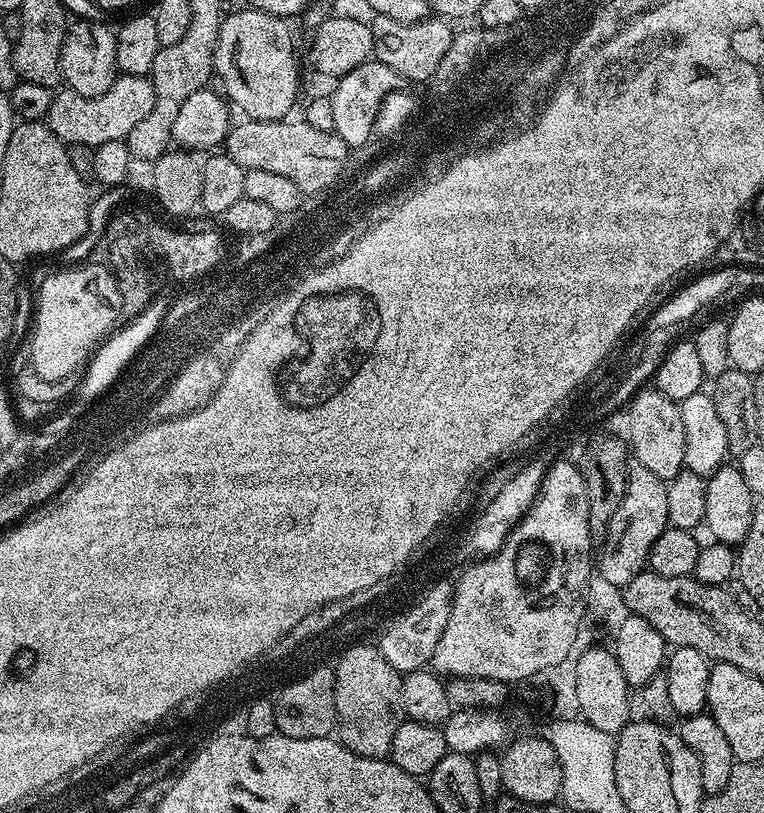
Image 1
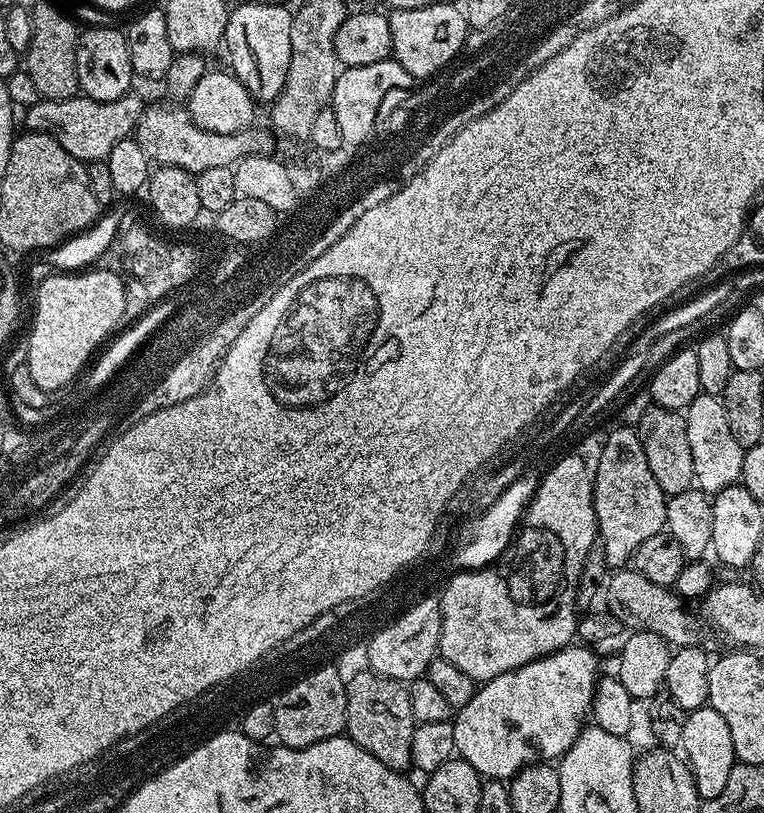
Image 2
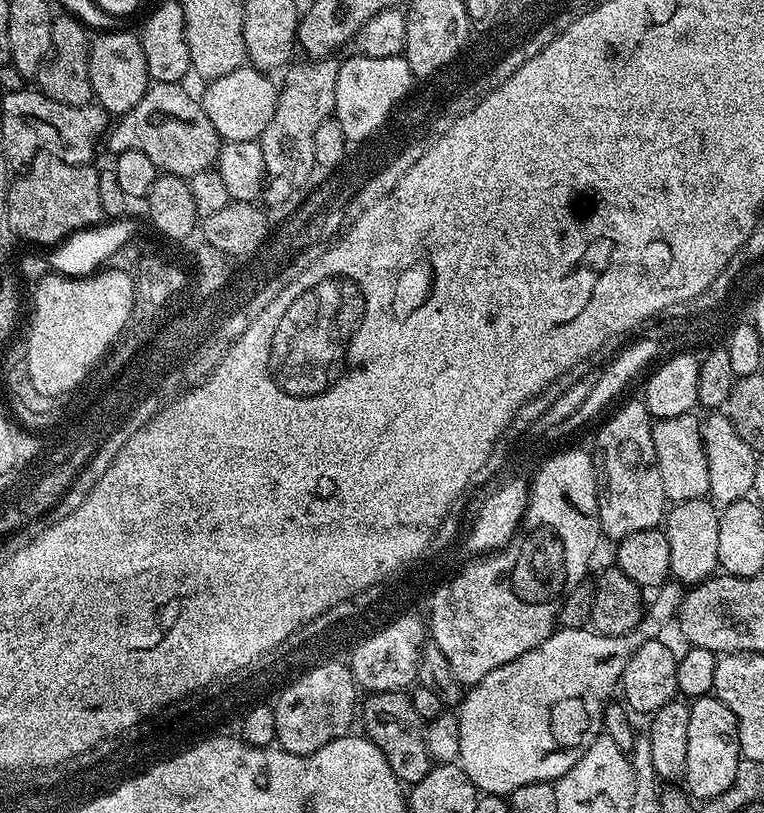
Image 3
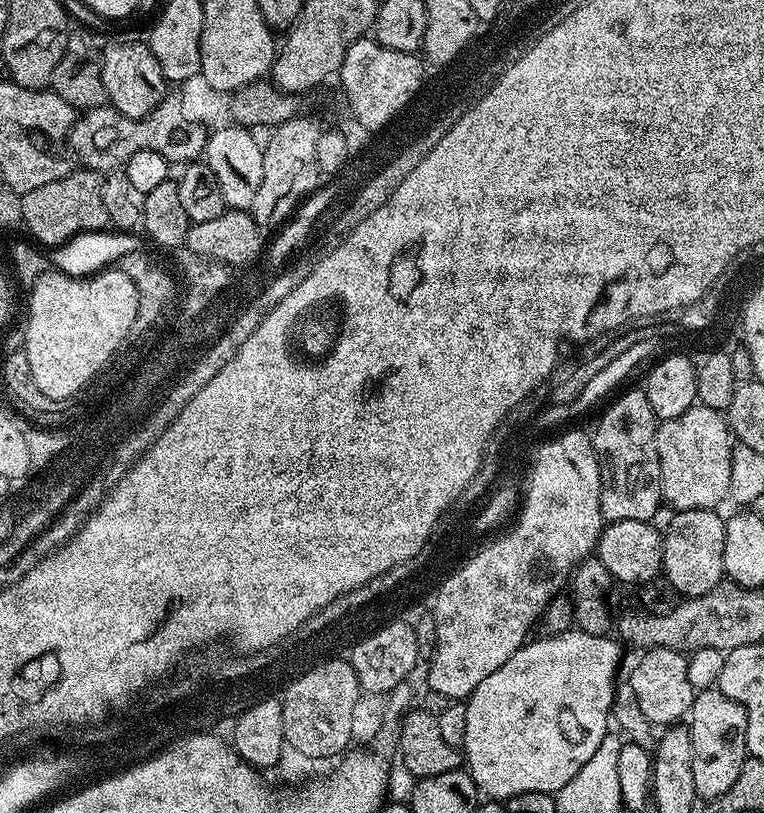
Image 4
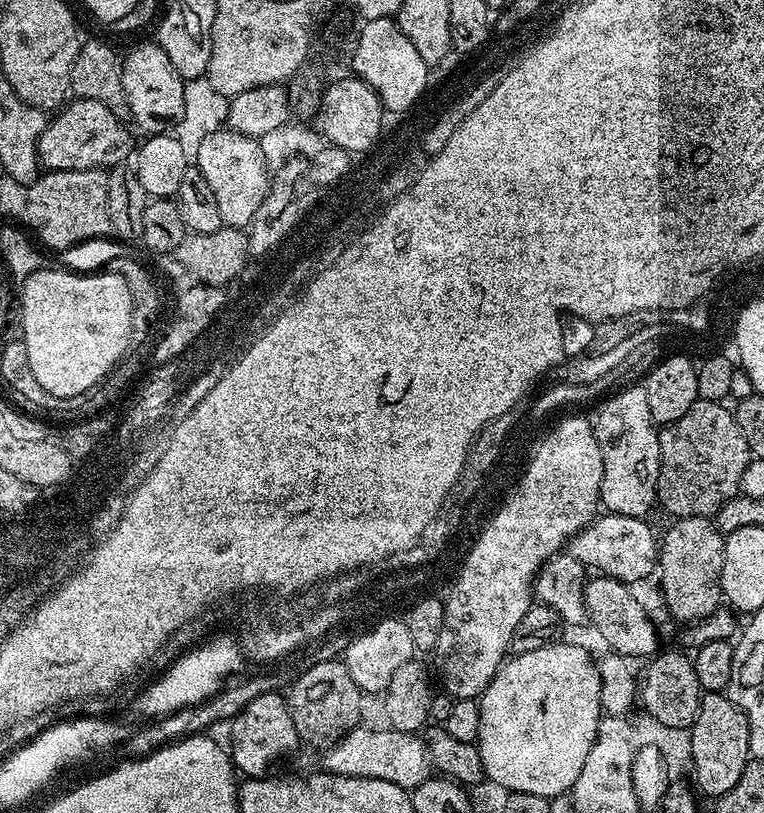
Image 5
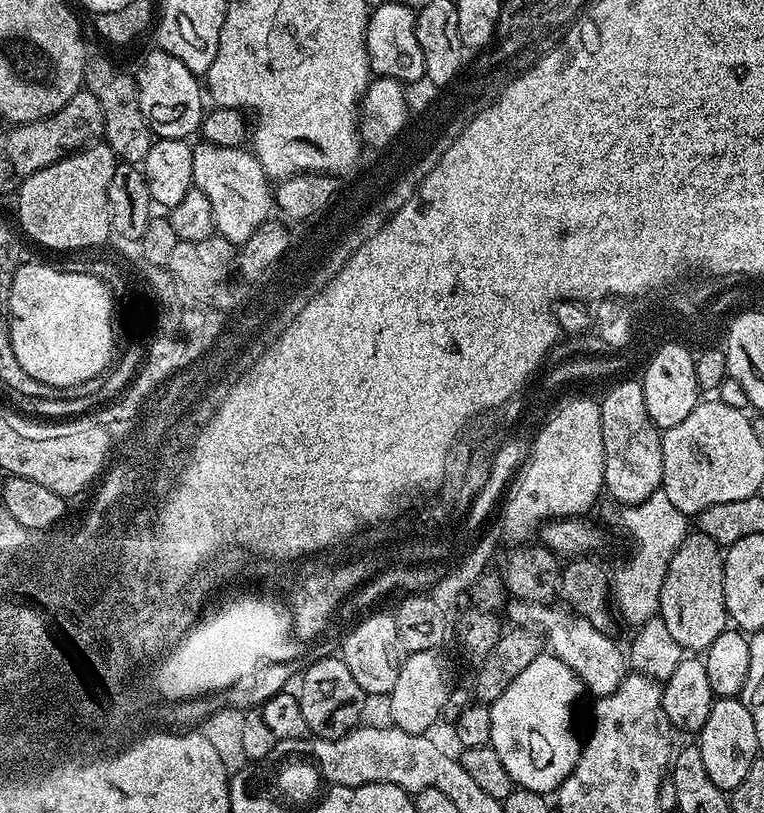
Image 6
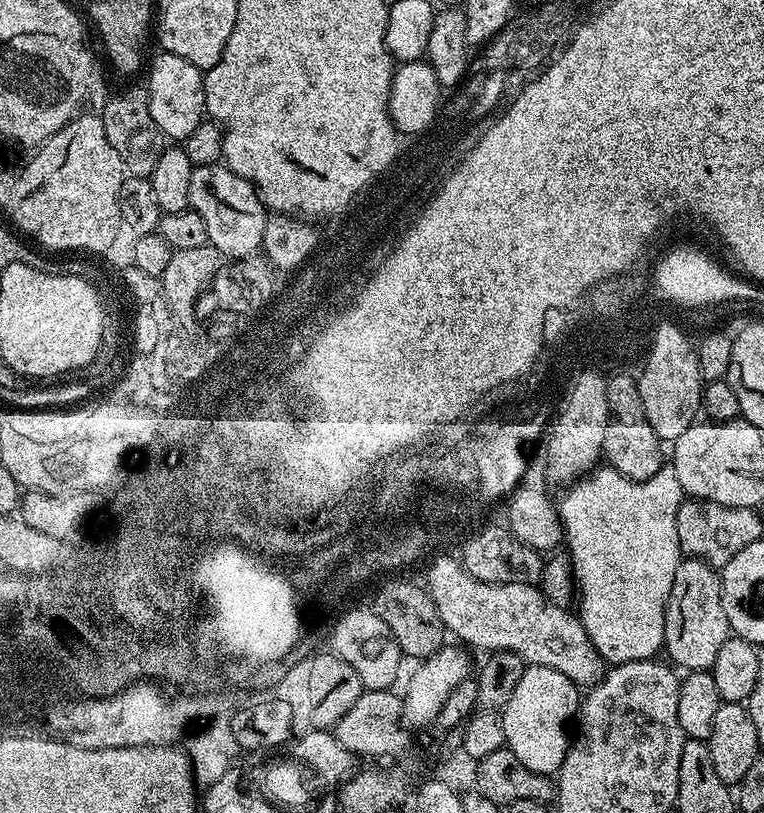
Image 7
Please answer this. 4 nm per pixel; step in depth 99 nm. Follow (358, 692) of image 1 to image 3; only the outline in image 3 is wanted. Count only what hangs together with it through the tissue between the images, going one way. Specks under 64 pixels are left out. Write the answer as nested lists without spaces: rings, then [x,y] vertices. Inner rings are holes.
[[[374,692],[367,697],[368,701],[362,704],[363,731],[368,739],[382,750],[386,762],[390,762],[390,770],[394,770],[401,784],[411,786],[422,782],[426,774],[434,766],[424,737],[425,720],[420,717],[418,710],[414,710],[411,695],[399,692]]]

